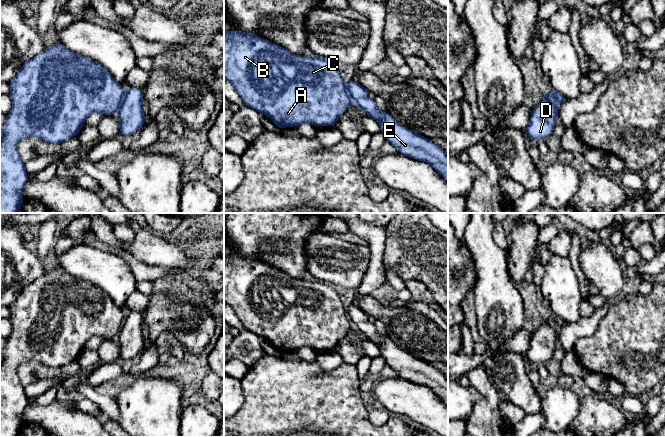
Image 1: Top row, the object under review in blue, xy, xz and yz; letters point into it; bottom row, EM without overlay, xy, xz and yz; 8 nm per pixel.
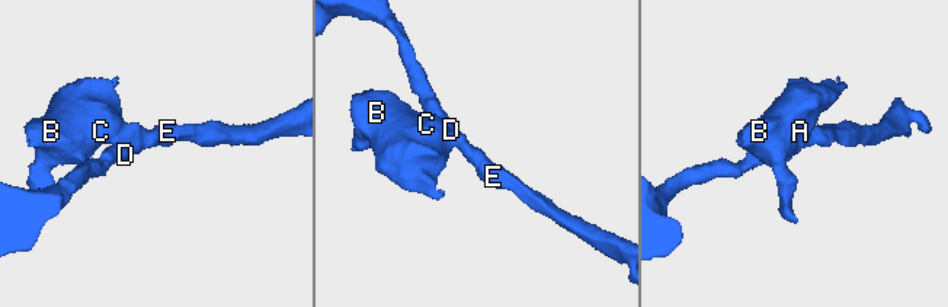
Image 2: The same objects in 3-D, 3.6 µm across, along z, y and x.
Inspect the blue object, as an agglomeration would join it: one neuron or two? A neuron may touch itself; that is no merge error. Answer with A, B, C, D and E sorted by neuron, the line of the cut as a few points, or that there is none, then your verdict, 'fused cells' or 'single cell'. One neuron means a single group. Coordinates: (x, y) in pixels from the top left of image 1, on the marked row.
A B C / D E; cut in xz along (345, 84), (353, 103); fused cells

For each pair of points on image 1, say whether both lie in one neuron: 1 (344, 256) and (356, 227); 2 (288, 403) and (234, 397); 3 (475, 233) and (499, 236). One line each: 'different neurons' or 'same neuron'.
1: different neurons
2: different neurons
3: different neurons

